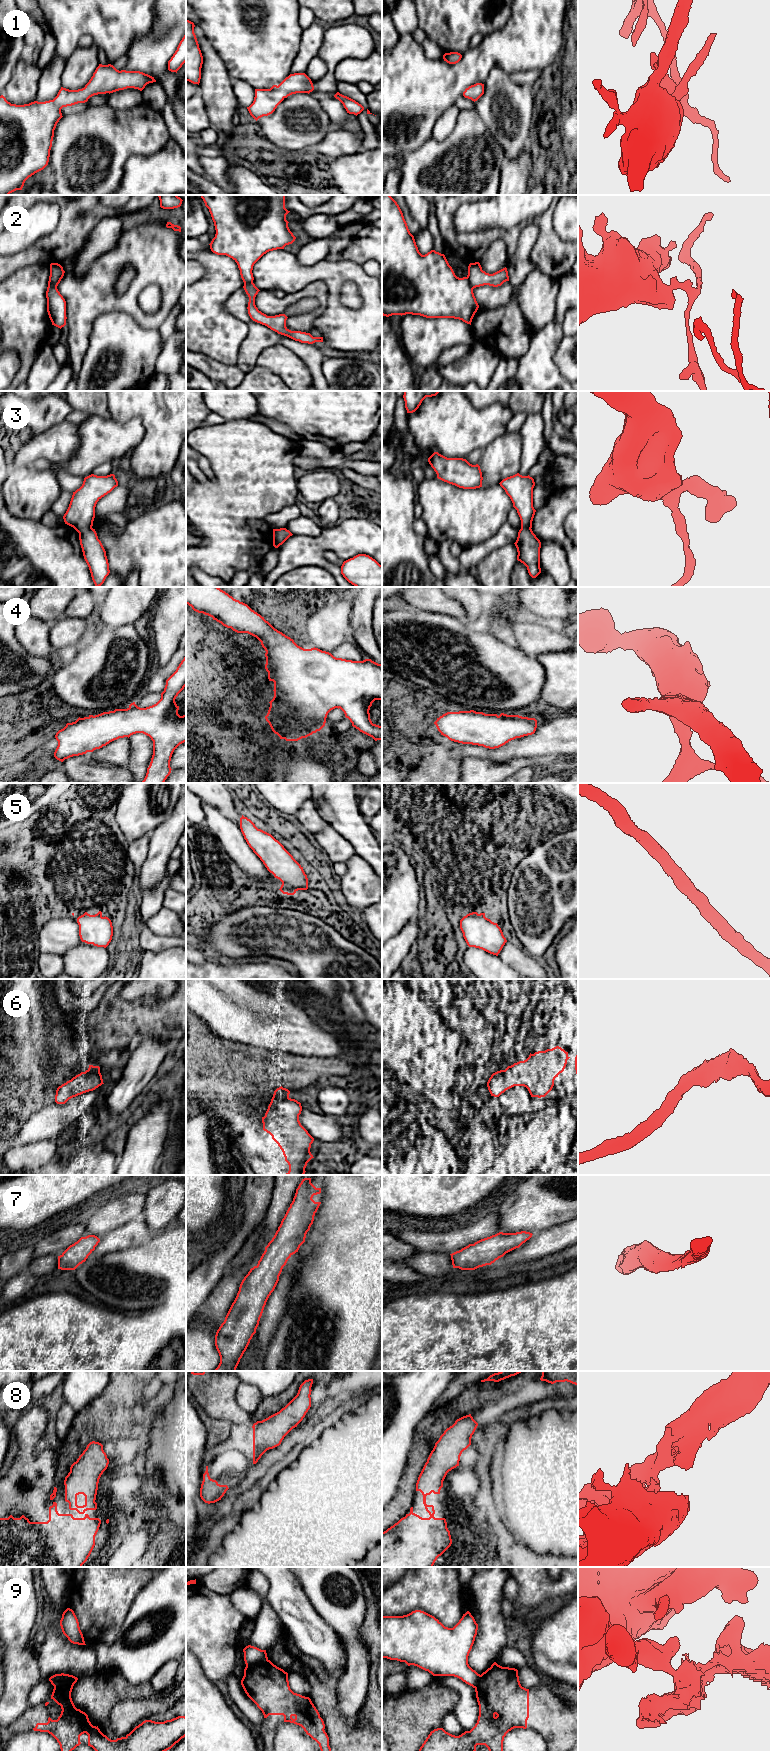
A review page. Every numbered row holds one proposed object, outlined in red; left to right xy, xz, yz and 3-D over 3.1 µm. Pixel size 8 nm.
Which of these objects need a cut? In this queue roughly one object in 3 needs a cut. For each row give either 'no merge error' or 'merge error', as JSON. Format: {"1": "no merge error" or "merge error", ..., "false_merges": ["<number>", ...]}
{"1": "no merge error", "2": "merge error", "3": "no merge error", "4": "no merge error", "5": "no merge error", "6": "no merge error", "7": "no merge error", "8": "no merge error", "9": "merge error", "false_merges": ["2", "9"]}

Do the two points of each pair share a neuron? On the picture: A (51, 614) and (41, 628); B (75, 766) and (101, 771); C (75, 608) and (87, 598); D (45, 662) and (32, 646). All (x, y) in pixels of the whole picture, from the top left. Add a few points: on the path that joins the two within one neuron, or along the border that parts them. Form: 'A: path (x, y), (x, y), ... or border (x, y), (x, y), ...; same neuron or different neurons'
A: border (33, 616), (51, 624); different neurons
B: path (81, 768), (87, 771), (95, 771); same neuron
C: path (78, 607), (84, 601); same neuron
D: border (21, 644), (31, 654), (48, 656); different neurons

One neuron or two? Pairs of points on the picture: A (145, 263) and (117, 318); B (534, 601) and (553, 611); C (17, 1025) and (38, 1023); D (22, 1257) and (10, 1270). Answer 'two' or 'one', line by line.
A: two
B: one
C: two
D: one

